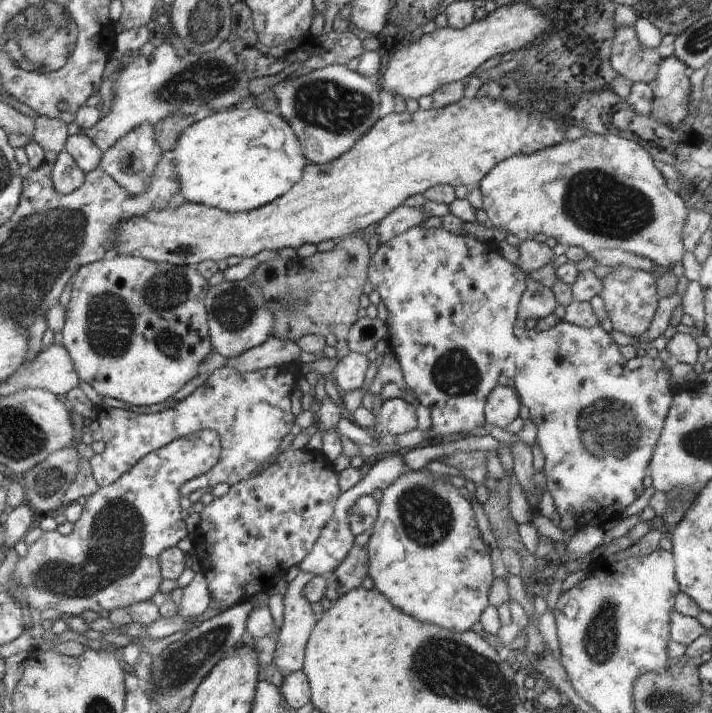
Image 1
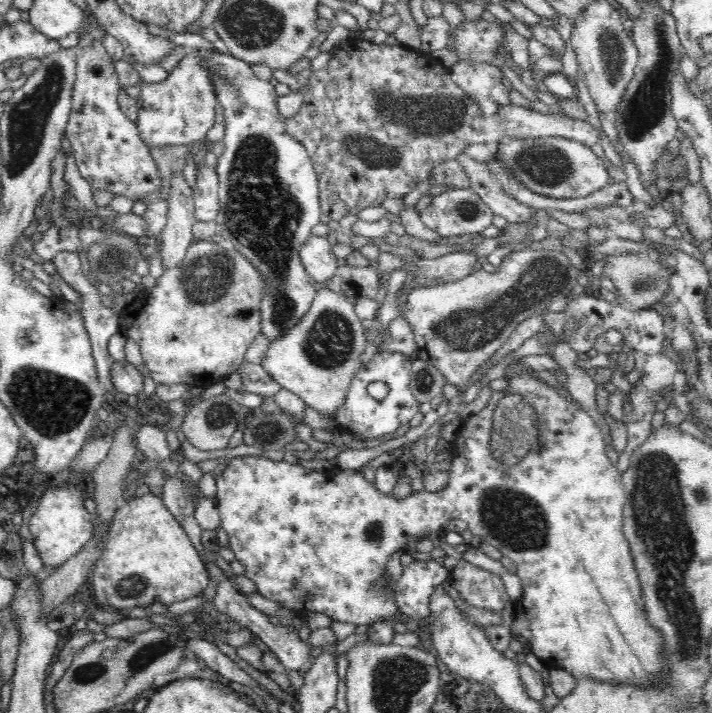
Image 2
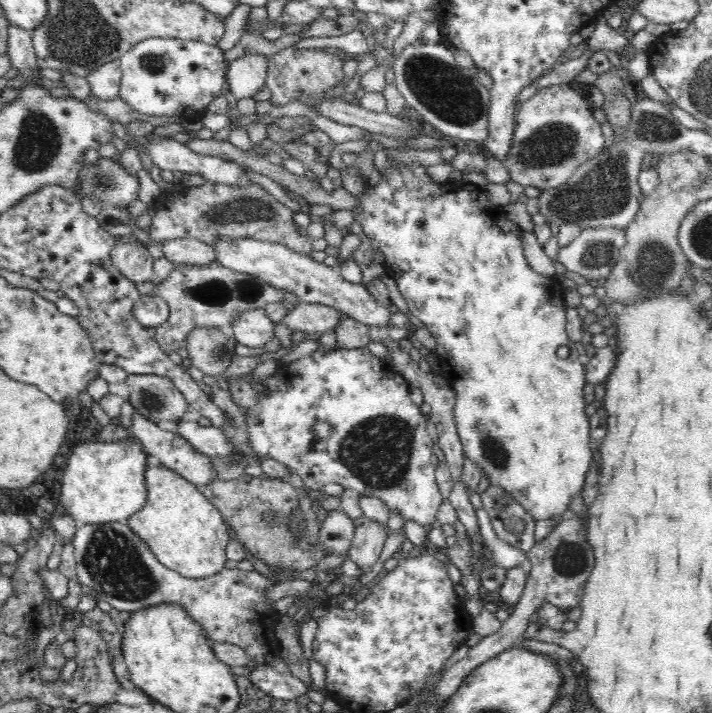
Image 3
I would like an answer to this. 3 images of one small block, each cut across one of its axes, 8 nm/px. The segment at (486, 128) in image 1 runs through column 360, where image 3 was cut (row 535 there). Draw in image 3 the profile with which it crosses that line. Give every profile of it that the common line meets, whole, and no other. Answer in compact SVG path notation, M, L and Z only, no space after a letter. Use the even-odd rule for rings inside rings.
M147 466L145 483L148 491L146 505L126 520L129 527L170 570L186 578L206 578L224 568L228 541L232 529L222 514L199 490L177 472L160 466Z

